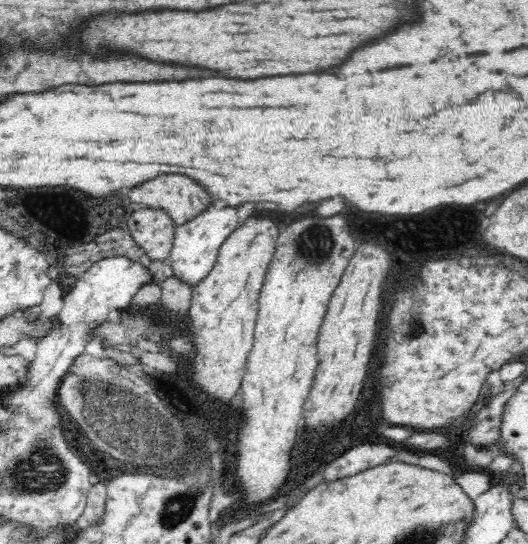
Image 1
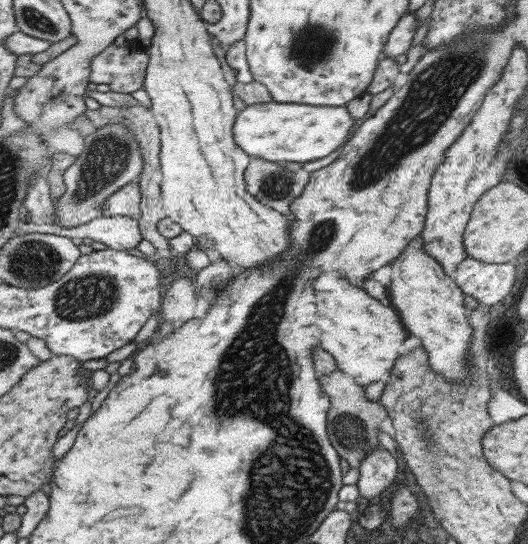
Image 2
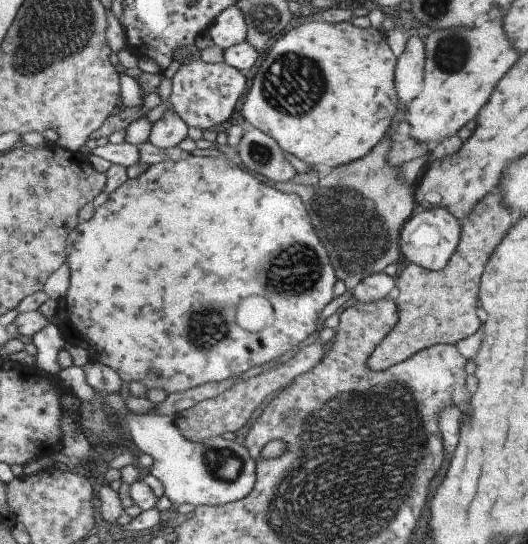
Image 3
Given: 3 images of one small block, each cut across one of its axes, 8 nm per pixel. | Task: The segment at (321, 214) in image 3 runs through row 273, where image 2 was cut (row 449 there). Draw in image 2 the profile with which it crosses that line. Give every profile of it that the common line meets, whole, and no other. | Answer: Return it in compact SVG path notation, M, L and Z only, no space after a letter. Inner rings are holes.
M337 370L331 376L321 376L321 382L323 390L331 400L331 414L329 414L331 442L335 444L335 450L339 452L341 460L345 460L351 468L357 470L367 460L367 454L375 454L375 448L379 448L377 432L379 424L387 418L387 412L381 406L381 402L375 404L365 400L365 388L355 384L355 378L351 378L343 370Z

